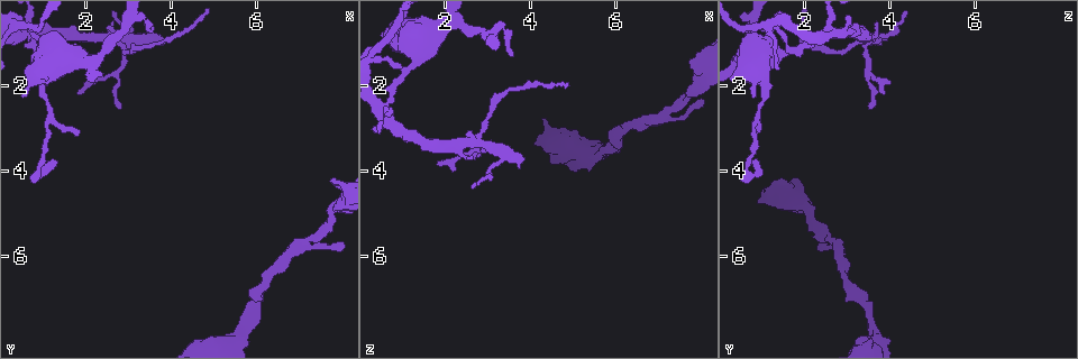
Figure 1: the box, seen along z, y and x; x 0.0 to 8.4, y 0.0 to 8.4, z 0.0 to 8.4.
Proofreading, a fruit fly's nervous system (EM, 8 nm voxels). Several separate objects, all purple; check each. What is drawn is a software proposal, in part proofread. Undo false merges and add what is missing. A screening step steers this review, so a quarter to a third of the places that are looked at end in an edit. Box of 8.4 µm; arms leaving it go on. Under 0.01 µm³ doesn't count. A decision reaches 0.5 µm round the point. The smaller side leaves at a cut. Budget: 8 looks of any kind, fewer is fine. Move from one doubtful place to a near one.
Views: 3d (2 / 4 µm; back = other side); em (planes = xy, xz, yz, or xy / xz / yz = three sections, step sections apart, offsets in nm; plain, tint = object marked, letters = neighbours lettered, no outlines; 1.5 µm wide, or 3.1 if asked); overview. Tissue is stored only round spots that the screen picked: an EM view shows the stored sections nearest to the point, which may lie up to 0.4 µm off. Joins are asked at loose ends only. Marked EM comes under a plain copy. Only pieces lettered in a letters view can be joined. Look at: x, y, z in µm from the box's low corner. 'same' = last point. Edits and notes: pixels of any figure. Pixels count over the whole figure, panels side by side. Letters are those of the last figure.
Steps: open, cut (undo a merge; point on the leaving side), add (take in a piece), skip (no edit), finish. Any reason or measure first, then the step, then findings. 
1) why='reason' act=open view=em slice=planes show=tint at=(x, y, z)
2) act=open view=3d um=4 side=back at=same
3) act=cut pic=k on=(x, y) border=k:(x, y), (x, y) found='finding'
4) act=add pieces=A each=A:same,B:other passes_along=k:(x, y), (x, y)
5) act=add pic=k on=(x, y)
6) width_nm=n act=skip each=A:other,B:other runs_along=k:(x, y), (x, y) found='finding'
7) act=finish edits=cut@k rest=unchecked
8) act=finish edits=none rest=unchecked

why='side arm on a straight run' act=open view=em slice=planes show=letters at=(7.80, 5.00, 2.15)

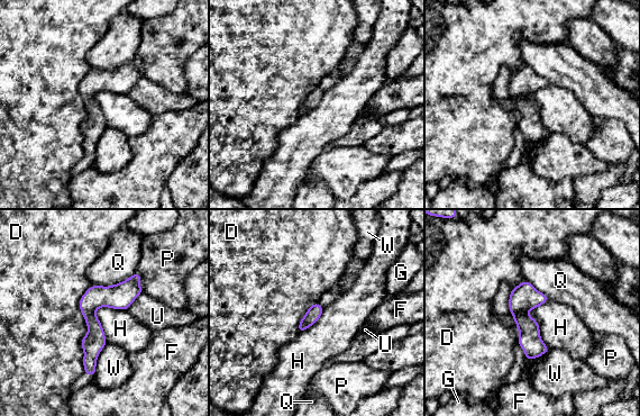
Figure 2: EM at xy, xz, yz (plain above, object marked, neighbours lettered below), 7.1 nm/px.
width_nm=110 act=skip each=D:other,F:other,G:other,H:other,P:other,Q:other,U:other,W:other found='one neuron here'

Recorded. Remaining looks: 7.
act=open view=em slice=xy step=8 show=letters at=(1.00, 3.65, 0.75)

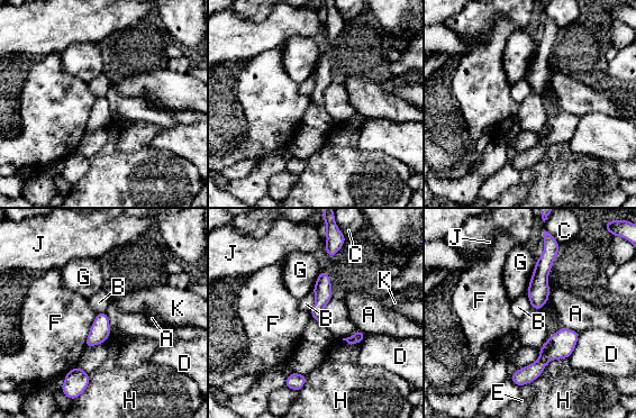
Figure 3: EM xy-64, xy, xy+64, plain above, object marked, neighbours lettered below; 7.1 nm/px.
act=skip each=A:other,B:other,C:other,D:other,E:other,F:other,G:other,H:other,J:other,K:other runs_along=3:(323, 274), (319, 319) found='continuous, no second neuron'

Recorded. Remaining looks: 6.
why='branch stops here' act=open view=em slice=xy step=8 show=tint at=(3.75, 0.95, 3.90)

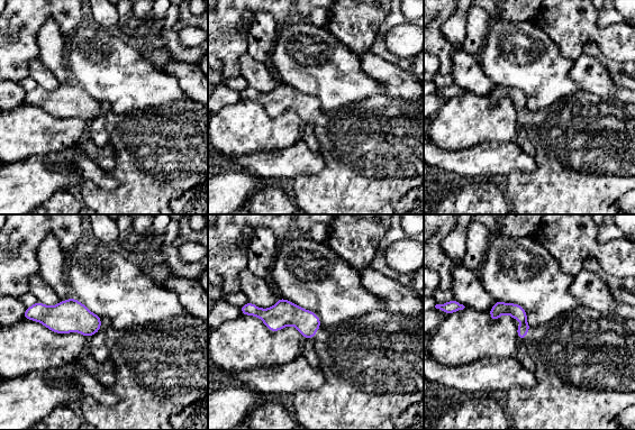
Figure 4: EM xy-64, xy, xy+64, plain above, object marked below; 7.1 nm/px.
why='another direction' act=open view=em slice=planes show=tint at=same

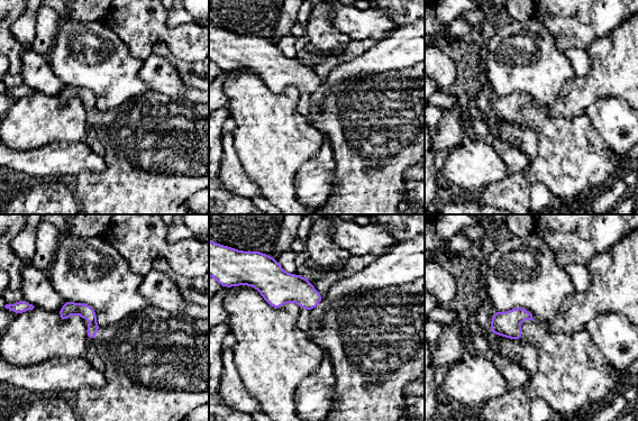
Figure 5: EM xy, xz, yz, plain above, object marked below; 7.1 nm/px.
why='what lies round it' act=open view=em slice=planes show=letters at=same

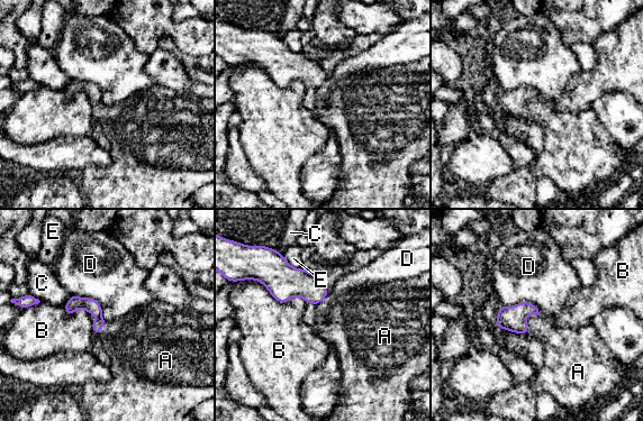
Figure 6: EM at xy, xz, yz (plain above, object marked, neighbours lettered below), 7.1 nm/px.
act=add pieces=A each=A:same,B:other,C:other,D:other,E:other passes_along=6:(91, 305), (101, 329), (133, 342) found='the neuron continues'

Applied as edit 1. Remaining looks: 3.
act=finish edits=add@6 rest=unchecked

